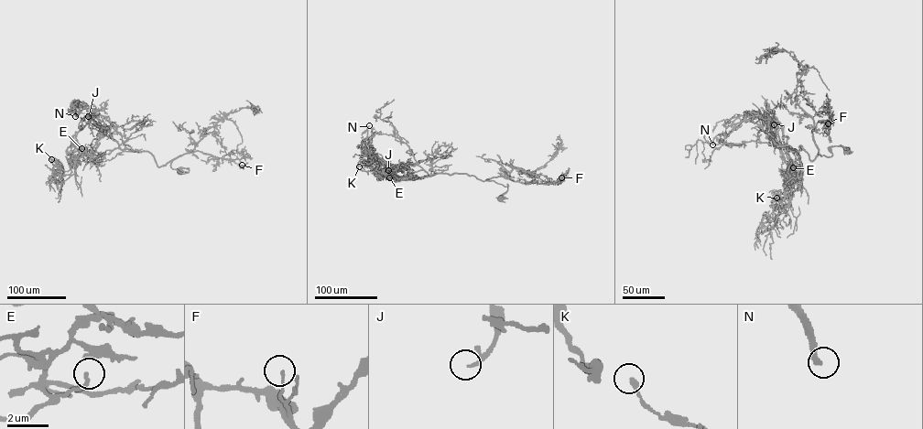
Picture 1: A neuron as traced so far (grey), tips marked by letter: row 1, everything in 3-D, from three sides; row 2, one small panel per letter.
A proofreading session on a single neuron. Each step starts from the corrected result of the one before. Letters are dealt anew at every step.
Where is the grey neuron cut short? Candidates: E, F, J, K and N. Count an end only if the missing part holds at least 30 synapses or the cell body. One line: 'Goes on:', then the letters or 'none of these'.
Goes on: J, N

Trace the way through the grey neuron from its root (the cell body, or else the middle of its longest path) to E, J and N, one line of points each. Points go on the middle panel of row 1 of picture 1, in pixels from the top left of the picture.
E: (500, 198), (508, 186), (465, 174), (430, 176), (421, 170), (406, 176), (379, 176), (389, 177)
J: (500, 198), (508, 186), (488, 179), (465, 174), (430, 176), (422, 170), (392, 176), (394, 169), (388, 170)
N: (500, 198), (508, 186), (465, 174), (430, 176), (420, 170), (392, 176), (392, 166), (366, 149), (369, 125)

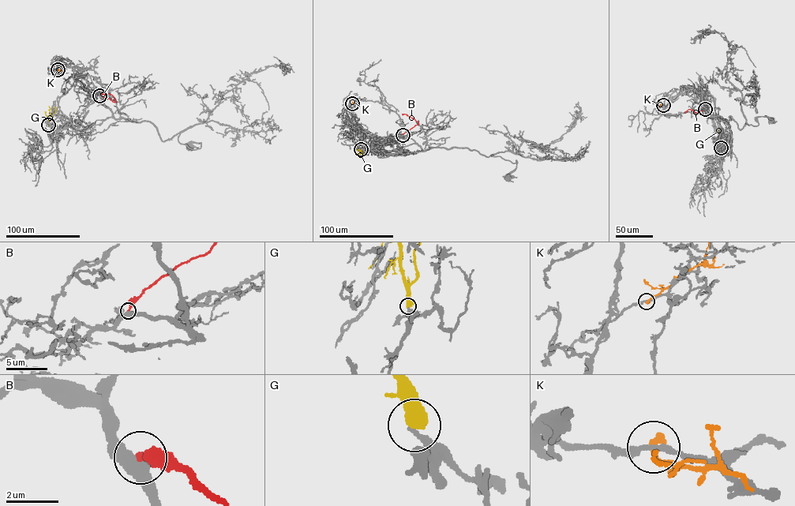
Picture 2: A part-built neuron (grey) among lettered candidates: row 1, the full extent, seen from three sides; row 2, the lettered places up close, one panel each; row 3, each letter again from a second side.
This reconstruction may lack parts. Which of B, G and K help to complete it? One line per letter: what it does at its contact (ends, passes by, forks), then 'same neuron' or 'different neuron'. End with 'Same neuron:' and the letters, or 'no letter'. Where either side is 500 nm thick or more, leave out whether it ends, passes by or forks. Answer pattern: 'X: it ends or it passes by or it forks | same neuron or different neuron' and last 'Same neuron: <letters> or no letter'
B: it ends | different neuron
G: different neuron
K: it ends | different neuron
Same neuron: no letter

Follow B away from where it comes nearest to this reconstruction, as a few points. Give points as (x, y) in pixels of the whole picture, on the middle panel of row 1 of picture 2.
B: (403, 135), (418, 123), (406, 114), (402, 114)

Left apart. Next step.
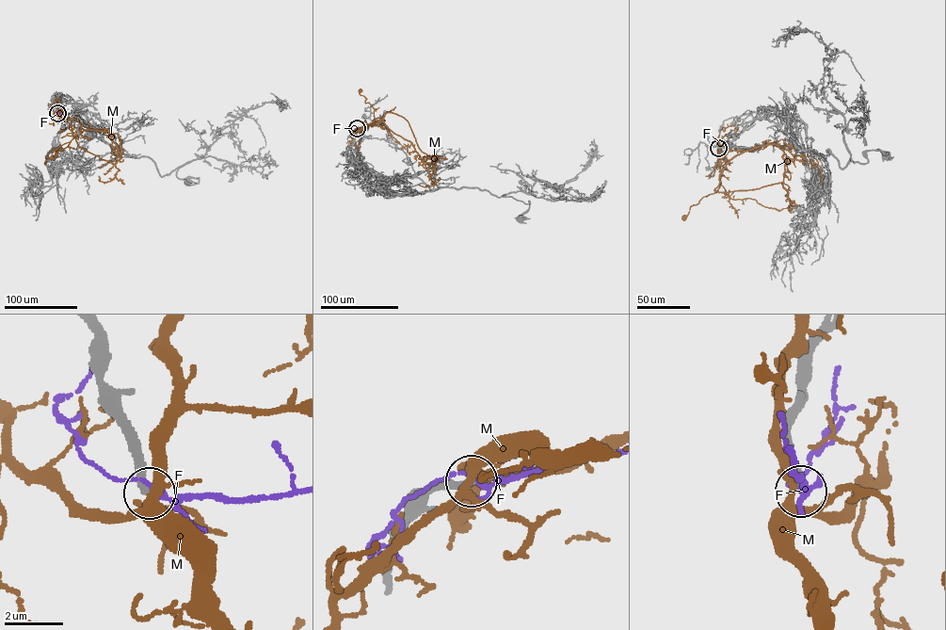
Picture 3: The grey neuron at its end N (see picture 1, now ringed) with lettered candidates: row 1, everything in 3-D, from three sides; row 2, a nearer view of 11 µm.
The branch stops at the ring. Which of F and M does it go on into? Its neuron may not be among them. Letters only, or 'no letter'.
no letter

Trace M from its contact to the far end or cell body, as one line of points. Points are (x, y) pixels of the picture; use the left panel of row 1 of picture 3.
M: (57, 113), (71, 124), (74, 137), (69, 147), (60, 149), (56, 154)

